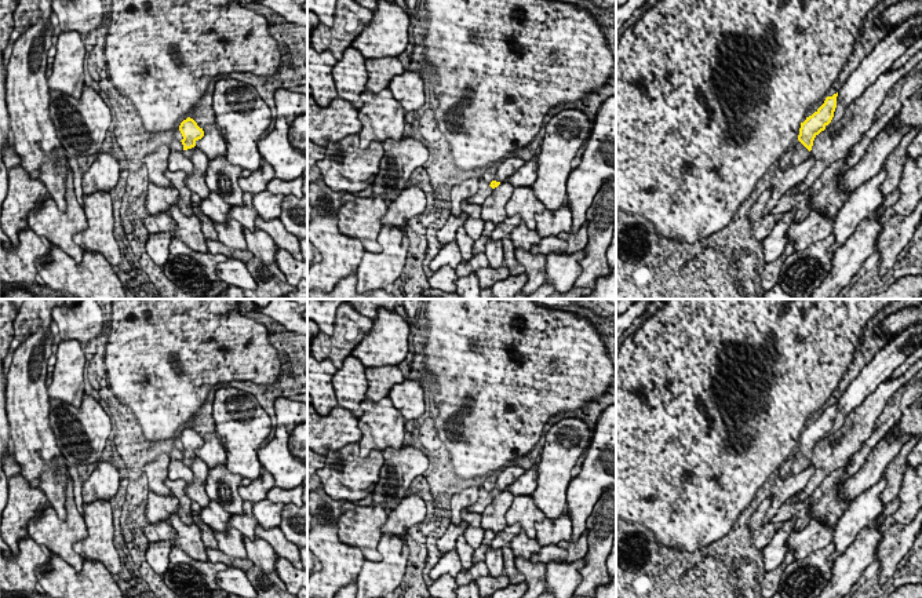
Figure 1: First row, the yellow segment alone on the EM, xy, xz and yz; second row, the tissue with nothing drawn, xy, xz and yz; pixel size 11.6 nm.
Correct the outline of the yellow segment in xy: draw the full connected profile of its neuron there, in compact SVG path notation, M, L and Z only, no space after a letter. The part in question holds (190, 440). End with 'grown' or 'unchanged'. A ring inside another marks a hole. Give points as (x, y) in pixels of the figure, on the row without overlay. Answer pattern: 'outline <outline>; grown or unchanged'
outline M187 426L186 429L181 431L179 440L183 445L183 448L181 449L183 453L183 463L187 467L192 467L196 459L196 451L204 445L204 440L190 426Z; grown

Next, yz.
outline M838 401L832 405L827 405L824 412L801 431L798 448L791 456L794 459L792 468L788 471L787 477L803 471L810 464L815 446L826 438L834 426L837 405Z; grown

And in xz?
outline M511 463L503 470L499 471L499 475L496 478L495 488L491 491L491 496L495 497L498 496L502 491L504 491L509 485L511 485L517 478L520 478L525 470L515 464Z; grown

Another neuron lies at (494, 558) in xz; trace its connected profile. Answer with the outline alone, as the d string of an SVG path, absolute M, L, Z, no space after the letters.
M486 548L485 550L485 564L489 569L489 576L498 577L504 573L502 550Z

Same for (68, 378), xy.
M61 340L48 395L80 408L84 398L85 355L77 340Z

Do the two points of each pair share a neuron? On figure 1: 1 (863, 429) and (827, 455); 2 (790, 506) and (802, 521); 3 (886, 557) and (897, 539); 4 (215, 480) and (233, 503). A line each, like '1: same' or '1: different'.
1: same
2: same
3: same
4: same

